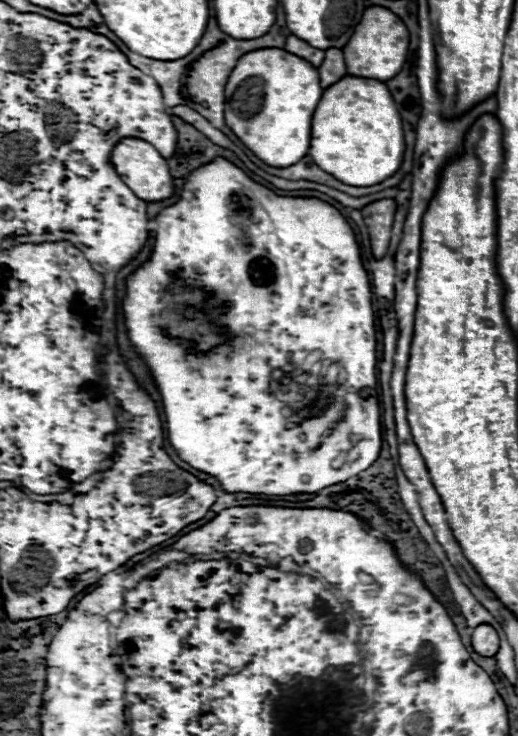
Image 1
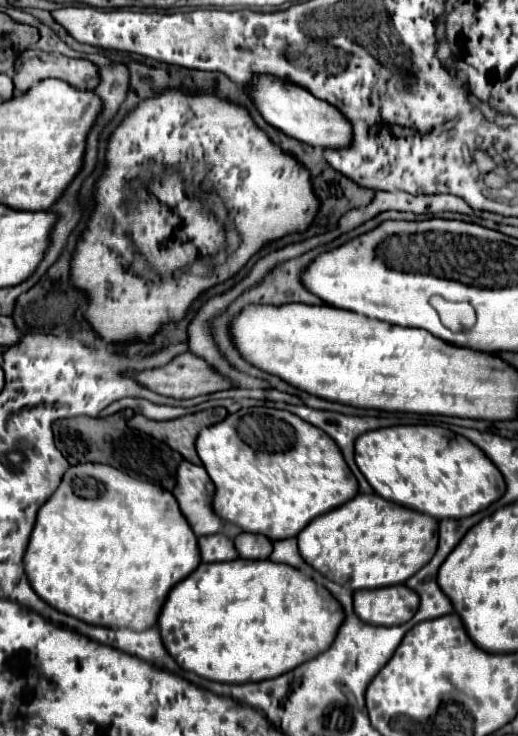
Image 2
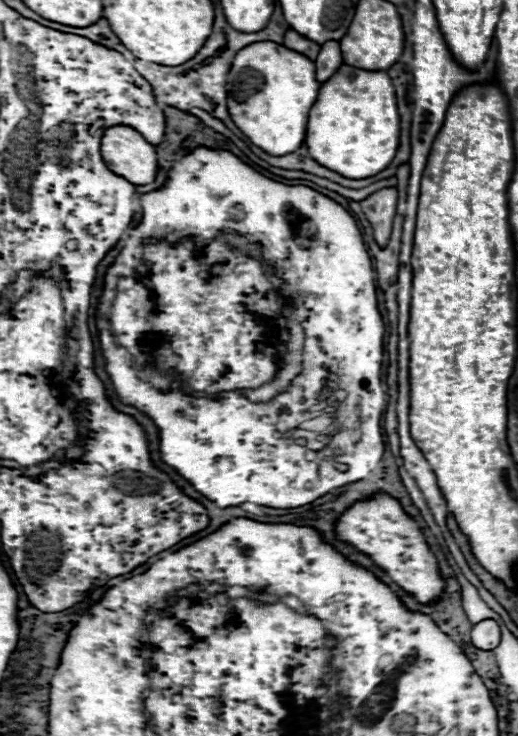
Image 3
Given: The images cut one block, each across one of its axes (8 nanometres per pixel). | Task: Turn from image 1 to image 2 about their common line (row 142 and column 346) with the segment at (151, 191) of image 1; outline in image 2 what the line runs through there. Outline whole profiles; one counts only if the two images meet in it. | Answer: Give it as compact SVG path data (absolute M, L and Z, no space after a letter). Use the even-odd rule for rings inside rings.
M258 76L252 86L248 86L248 94L252 96L254 104L258 106L264 120L276 128L280 128L286 136L292 136L304 144L310 144L314 148L348 148L352 144L352 124L350 120L332 104L314 98L308 90L290 84L280 78L272 76Z

